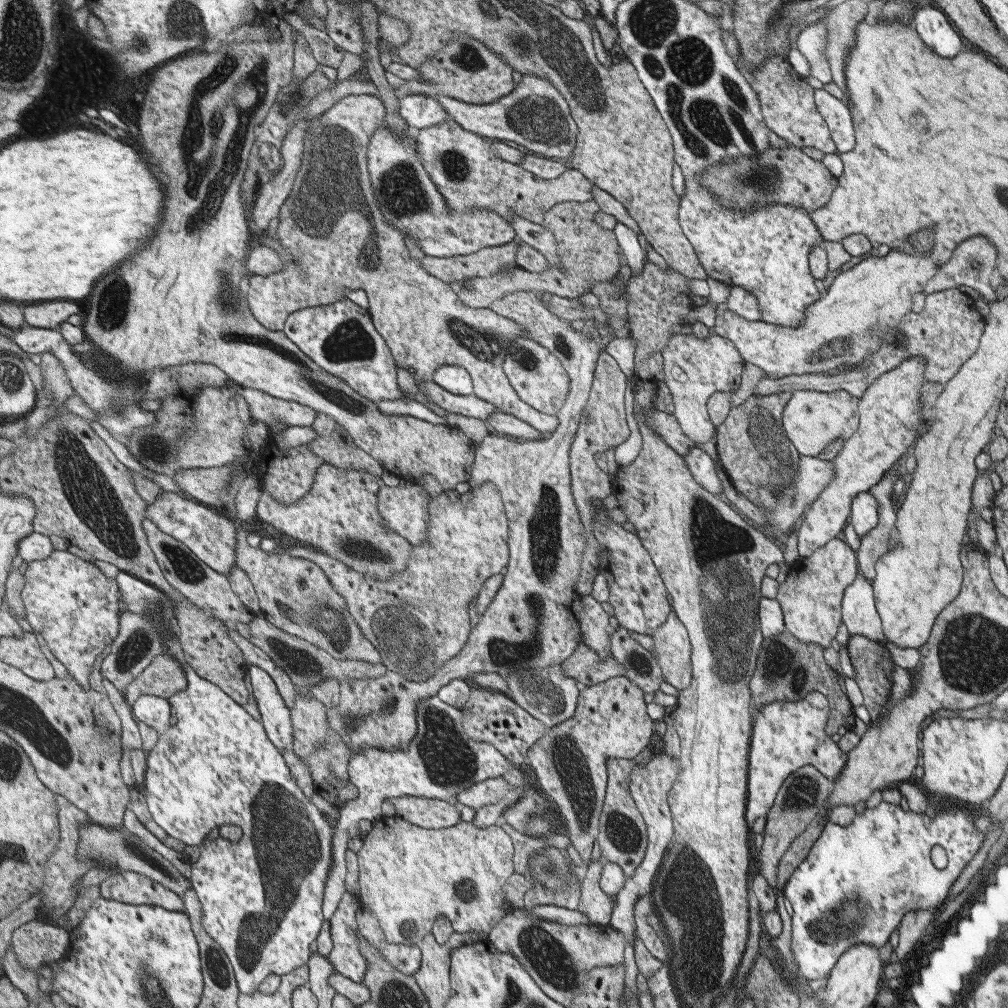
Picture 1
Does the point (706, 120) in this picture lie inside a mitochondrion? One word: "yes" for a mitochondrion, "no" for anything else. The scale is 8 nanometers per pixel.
yes

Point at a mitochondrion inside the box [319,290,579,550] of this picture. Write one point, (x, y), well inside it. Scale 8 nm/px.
(482, 344)

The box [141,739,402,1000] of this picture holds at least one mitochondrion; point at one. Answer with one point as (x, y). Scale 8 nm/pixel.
(272, 805)

